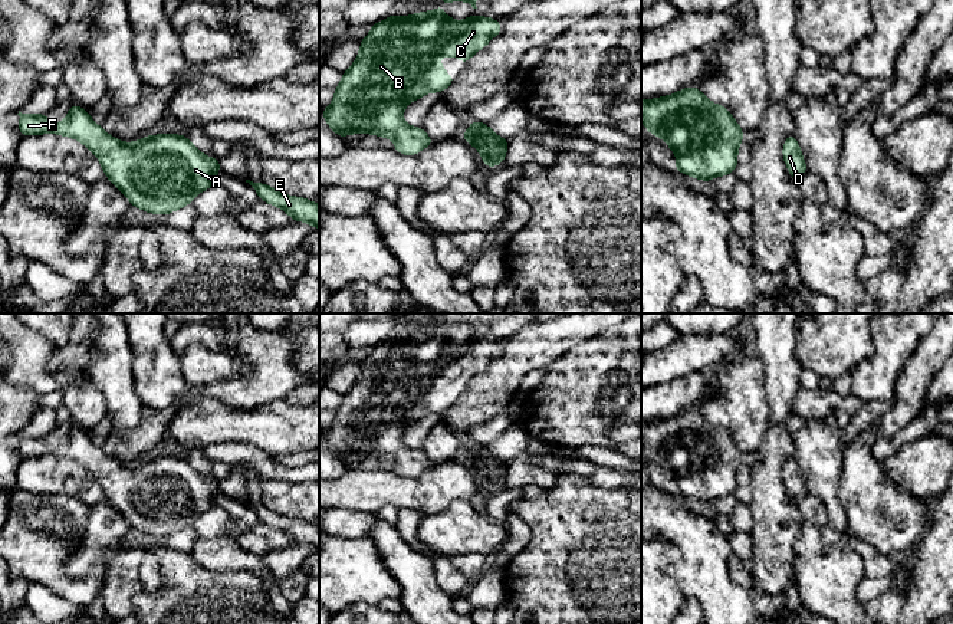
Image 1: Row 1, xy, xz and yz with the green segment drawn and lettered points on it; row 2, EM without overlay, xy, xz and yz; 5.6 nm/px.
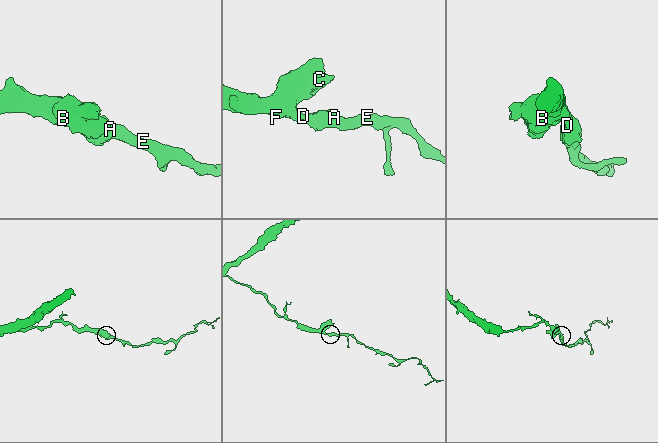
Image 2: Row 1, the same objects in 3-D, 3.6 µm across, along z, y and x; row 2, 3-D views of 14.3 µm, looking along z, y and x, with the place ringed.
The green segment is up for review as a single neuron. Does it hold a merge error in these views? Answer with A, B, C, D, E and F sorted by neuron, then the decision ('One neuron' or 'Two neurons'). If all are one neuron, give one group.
Groups: A B C D E F. One neuron

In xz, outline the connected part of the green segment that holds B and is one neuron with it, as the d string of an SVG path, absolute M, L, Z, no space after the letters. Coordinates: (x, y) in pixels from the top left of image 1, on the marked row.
M441 7L408 17L398 17L394 12L388 19L372 24L369 35L359 42L358 56L342 73L332 104L322 108L323 118L342 139L346 134L375 134L392 139L397 152L415 155L436 141L423 128L410 127L402 121L404 108L428 92L443 92L456 79L443 73L447 66L438 65L437 58L457 56L460 62L467 63L499 33L502 24L496 19L471 14L457 22L446 16Z

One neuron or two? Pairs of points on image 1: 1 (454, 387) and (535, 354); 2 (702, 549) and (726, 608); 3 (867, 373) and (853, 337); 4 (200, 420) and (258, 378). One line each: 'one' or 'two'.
1: two
2: one
3: two
4: two

